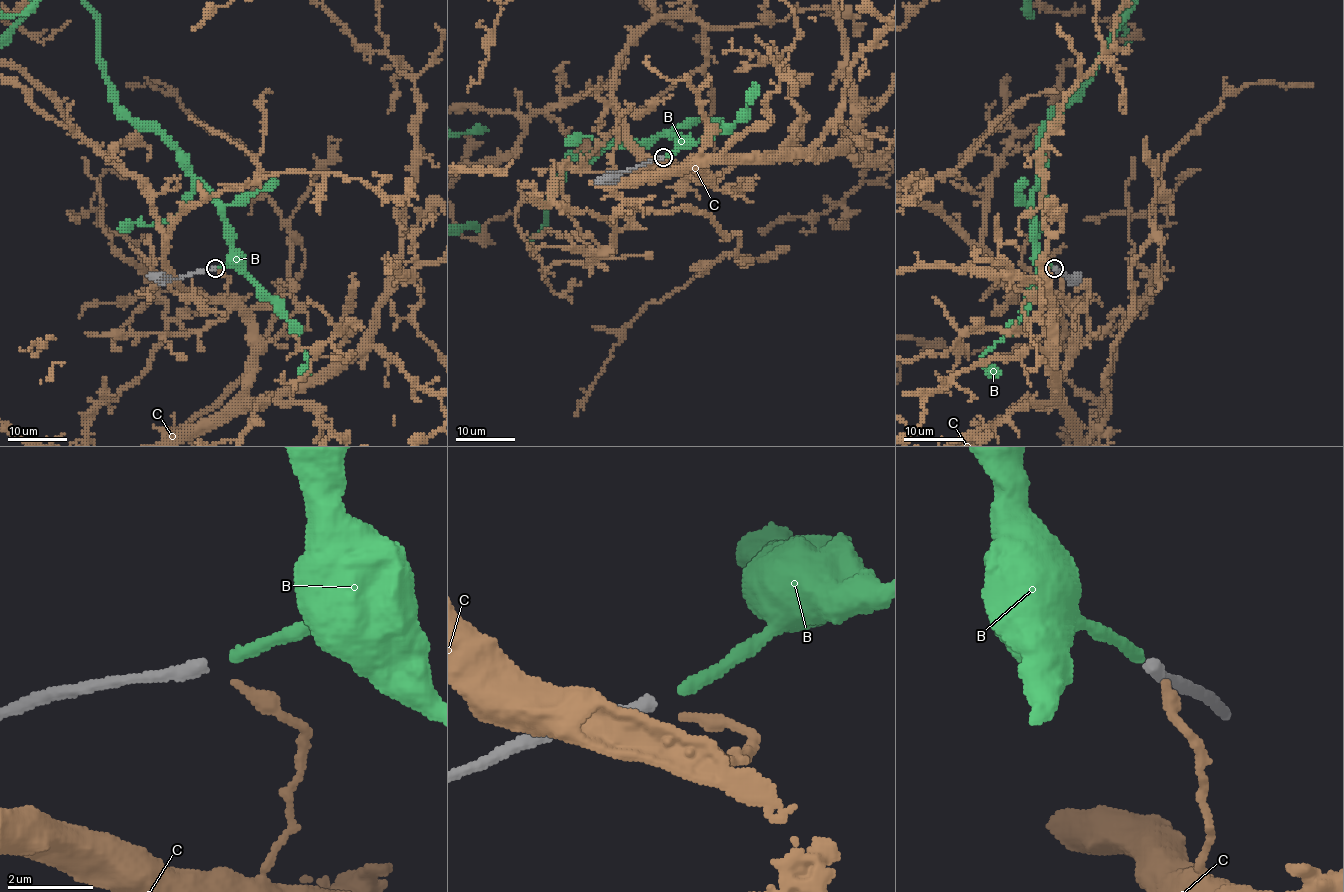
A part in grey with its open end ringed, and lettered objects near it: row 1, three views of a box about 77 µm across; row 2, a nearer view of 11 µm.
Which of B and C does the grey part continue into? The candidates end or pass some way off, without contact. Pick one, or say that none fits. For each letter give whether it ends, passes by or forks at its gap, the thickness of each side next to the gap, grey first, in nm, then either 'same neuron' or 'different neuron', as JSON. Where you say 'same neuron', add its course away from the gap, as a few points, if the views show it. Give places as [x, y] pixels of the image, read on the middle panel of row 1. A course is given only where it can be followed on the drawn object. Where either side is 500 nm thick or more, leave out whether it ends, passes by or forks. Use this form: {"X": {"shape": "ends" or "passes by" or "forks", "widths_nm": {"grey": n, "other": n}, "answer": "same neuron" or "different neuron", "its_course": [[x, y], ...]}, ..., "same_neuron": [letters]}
{"B": {"shape": "ends", "widths_nm": {"grey": 320, "other": 300}, "answer": "same neuron"}, "C": {"shape": "ends", "widths_nm": {"grey": 320, "other": 240}, "answer": "different neuron"}, "same_neuron": ["B"]}

